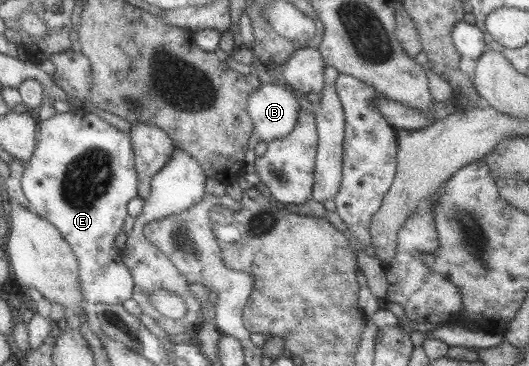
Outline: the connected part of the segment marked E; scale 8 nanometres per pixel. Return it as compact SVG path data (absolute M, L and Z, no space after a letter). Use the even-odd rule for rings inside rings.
M77 107L65 113L54 113L38 123L36 146L23 167L21 189L28 209L52 223L71 248L78 262L78 288L82 290L83 302L122 304L131 298L134 290L132 275L121 260L121 250L114 248L114 241L126 218L126 204L136 197L136 188L138 177L128 133L100 119L90 109Z

